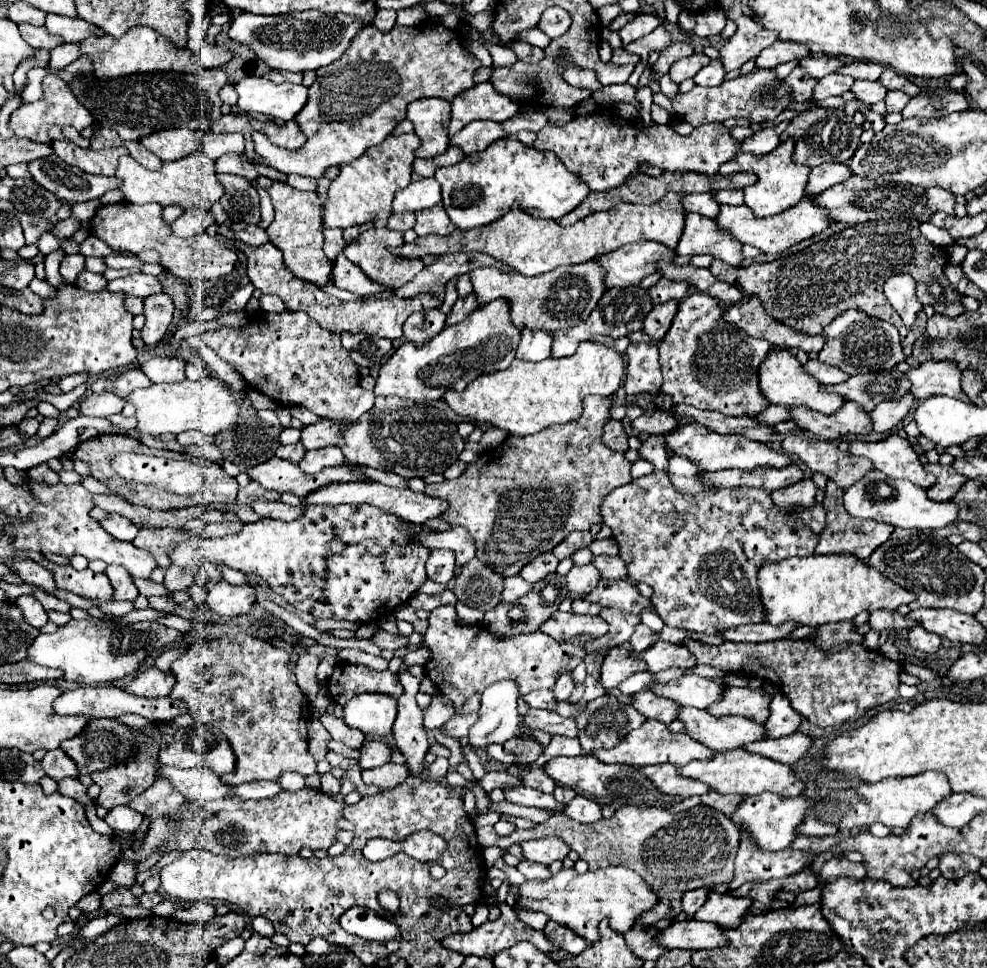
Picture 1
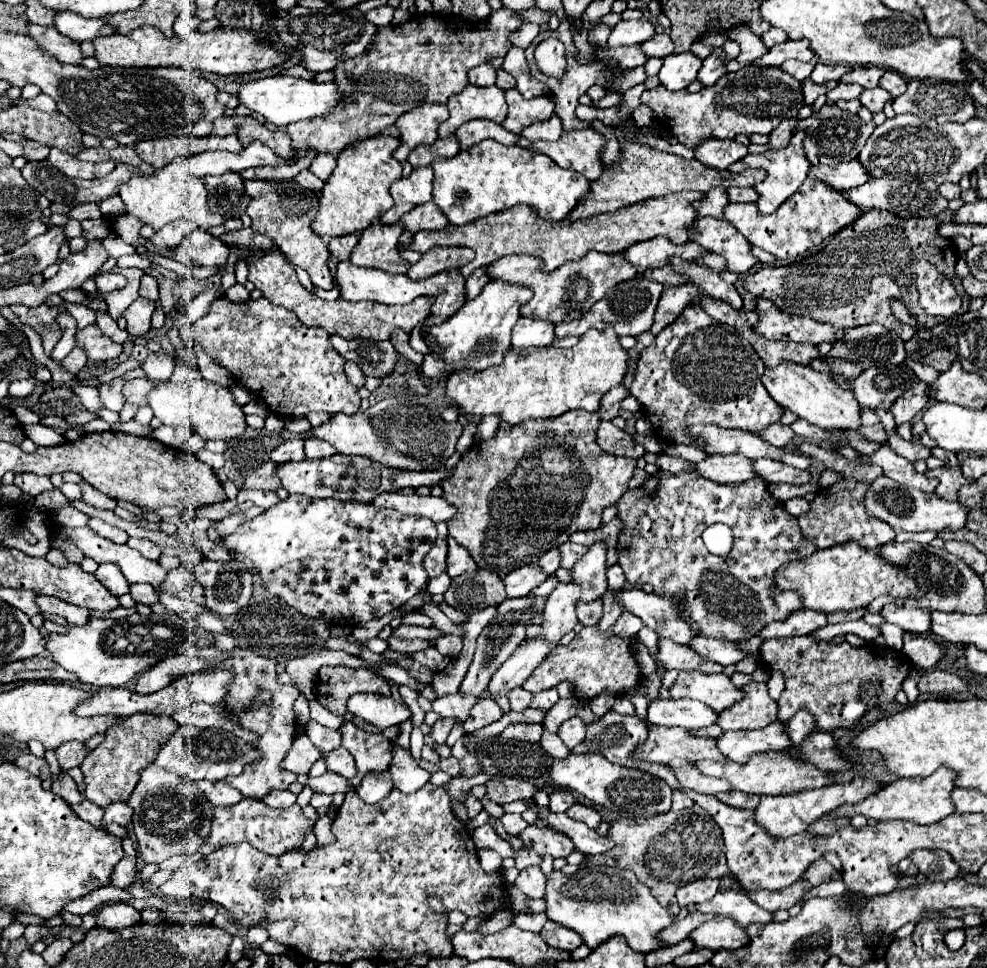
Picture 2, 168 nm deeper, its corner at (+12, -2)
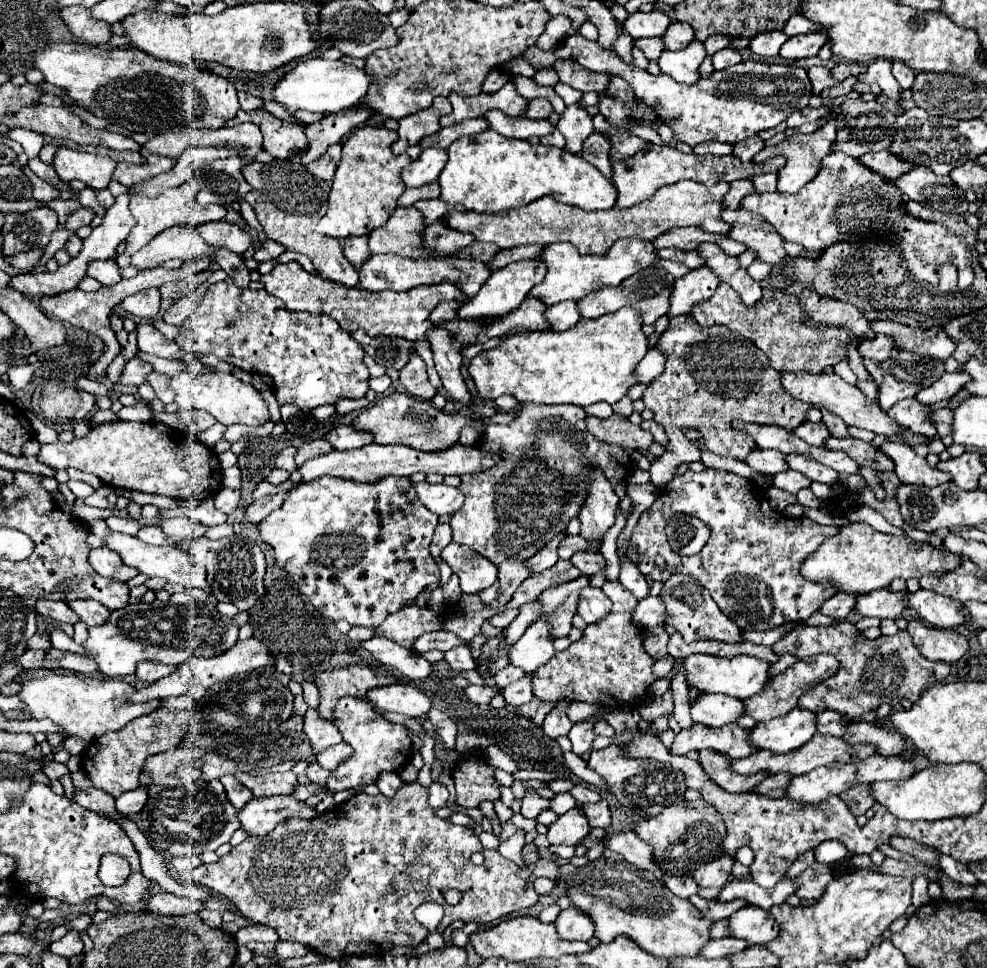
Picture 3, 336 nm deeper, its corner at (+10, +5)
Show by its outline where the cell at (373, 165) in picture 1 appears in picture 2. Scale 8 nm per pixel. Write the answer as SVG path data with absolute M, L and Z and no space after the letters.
M380 134L348 146L336 158L336 168L322 188L320 206L312 220L312 230L318 236L334 238L334 236L362 232L364 228L374 224L380 214L384 214L394 206L388 190L396 180L402 178L402 164L392 156L392 152L398 146L400 146L398 138Z

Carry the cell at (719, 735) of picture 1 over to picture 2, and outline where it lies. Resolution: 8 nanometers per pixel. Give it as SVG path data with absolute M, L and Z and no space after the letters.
M772 722L766 728L760 730L734 730L724 732L716 738L718 750L732 762L748 762L752 754L756 752L768 752L768 750L786 750L790 748L790 740L784 732L782 722Z

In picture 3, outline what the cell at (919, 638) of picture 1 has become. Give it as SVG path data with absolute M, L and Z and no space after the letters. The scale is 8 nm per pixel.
M908 621L906 631L912 635L920 655L928 661L956 663L968 653L968 641L954 629L936 629L922 621Z

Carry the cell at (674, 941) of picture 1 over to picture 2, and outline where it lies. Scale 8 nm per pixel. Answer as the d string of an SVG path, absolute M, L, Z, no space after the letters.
M720 916L694 928L688 938L694 942L696 948L710 948L710 950L736 950L748 942L742 926L738 926L730 918Z

